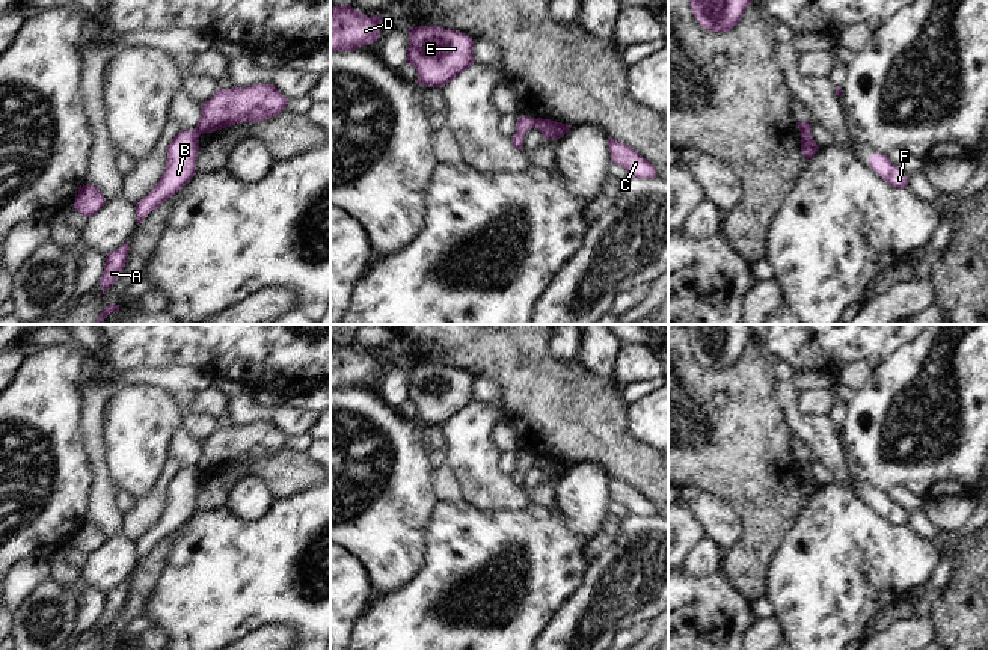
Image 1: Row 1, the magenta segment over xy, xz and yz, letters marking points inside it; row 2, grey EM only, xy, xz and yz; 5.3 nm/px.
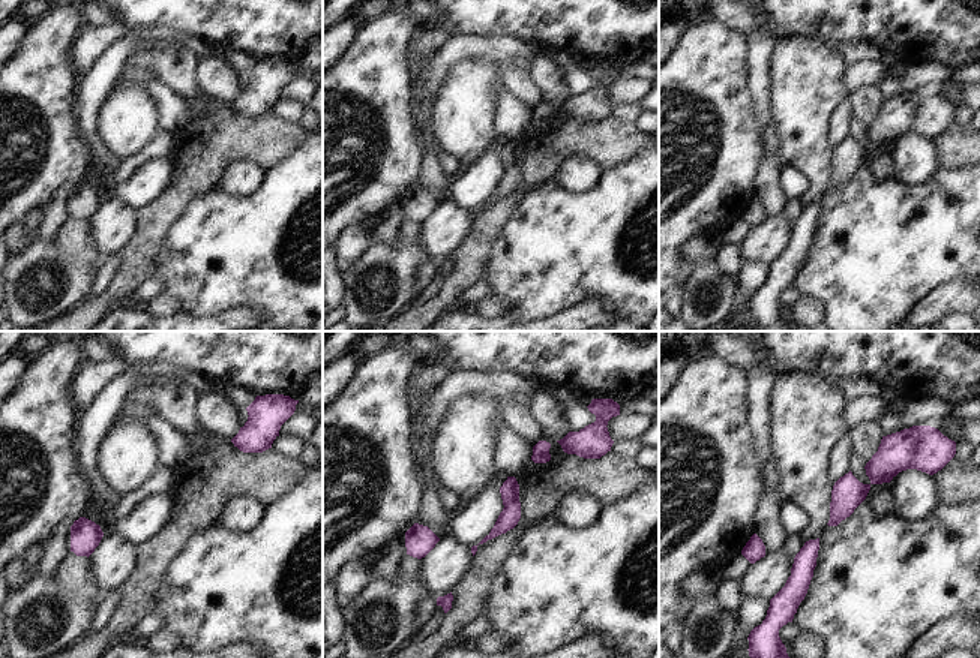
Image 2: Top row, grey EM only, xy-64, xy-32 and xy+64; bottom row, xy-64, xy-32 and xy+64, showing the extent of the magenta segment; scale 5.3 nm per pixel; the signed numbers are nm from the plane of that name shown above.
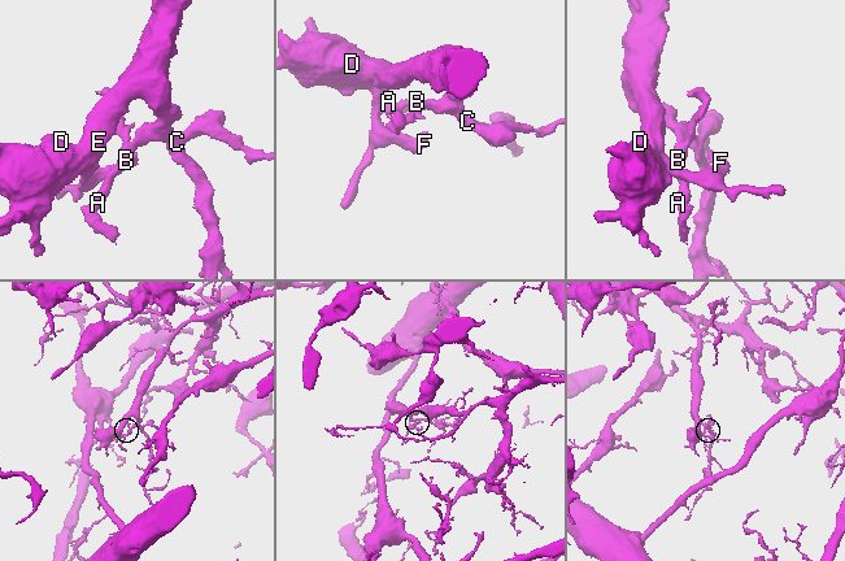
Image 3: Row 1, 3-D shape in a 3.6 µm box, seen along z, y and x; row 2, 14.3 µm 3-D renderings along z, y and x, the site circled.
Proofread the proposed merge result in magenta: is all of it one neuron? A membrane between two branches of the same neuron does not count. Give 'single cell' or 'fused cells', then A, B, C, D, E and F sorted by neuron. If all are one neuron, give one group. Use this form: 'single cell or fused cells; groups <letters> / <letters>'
fused cells; groups A B / C D E F

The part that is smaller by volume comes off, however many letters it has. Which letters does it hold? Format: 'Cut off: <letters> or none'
Cut off: A, B

